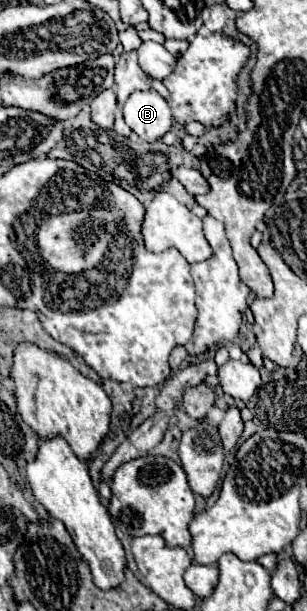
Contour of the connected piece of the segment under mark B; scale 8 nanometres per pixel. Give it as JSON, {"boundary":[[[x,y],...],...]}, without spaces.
{"boundary":[[[136,91],[124,103],[124,121],[142,141],[158,141],[172,127],[172,111],[156,91]]]}

